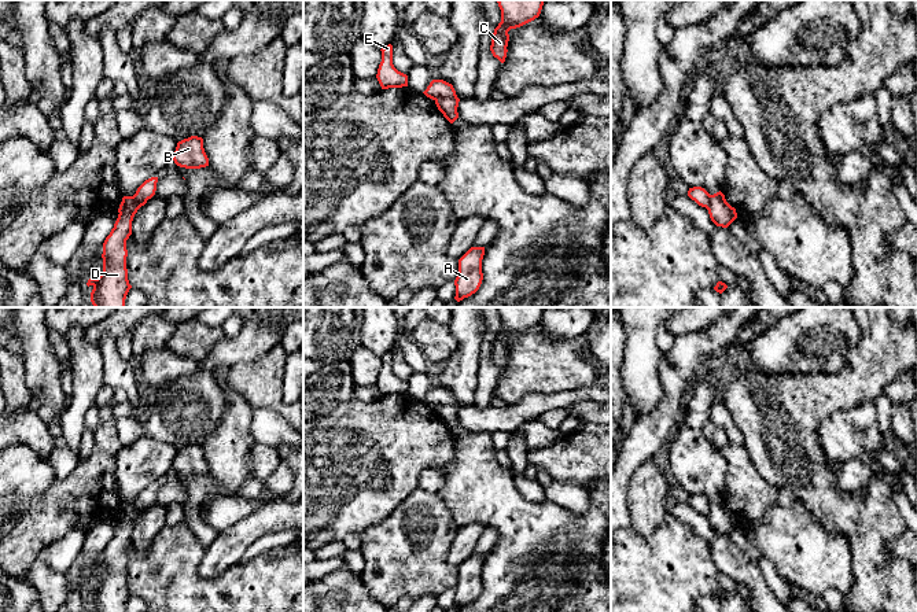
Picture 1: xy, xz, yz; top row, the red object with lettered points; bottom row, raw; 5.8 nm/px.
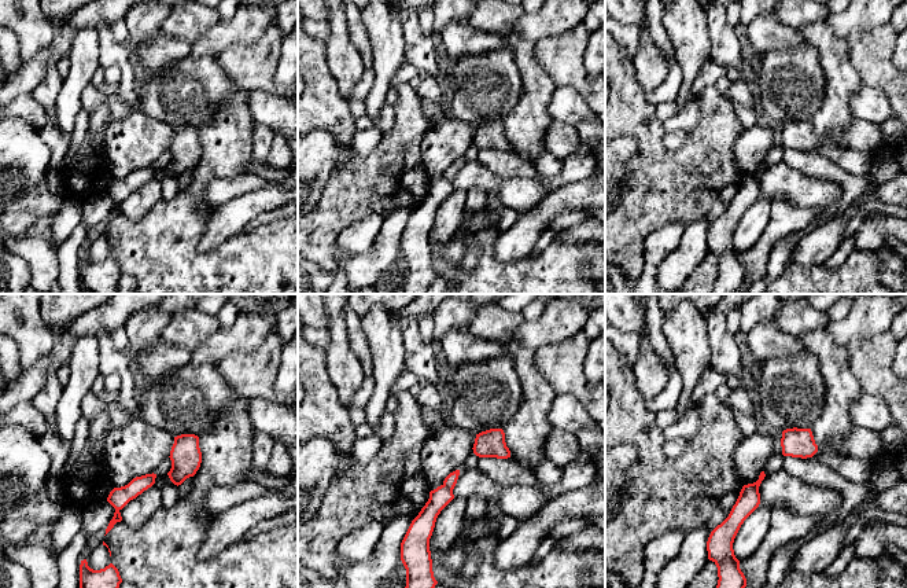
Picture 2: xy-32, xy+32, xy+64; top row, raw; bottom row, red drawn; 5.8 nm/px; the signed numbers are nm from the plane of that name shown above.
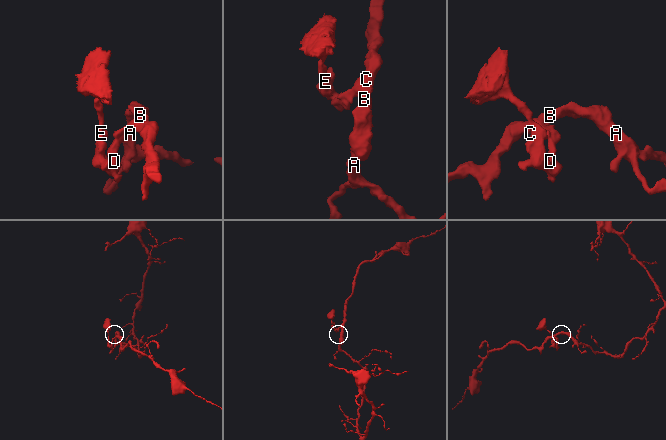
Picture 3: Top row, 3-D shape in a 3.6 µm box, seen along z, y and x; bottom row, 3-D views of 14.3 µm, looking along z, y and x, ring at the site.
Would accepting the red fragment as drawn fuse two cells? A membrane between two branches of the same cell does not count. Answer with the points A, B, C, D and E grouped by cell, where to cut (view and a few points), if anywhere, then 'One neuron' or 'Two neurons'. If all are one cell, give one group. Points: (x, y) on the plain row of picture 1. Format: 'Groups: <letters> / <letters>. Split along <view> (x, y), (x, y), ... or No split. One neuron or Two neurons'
Groups: A B C / D E. Split along xy (147, 505), (137, 505), (128, 519), (120, 520). Two neurons

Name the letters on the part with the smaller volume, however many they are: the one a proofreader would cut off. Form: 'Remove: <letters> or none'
Remove: D, E

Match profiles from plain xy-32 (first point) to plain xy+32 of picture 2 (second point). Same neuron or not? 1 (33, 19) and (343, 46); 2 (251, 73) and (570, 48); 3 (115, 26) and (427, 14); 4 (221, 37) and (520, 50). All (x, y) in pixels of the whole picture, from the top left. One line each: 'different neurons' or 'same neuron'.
1: same neuron
2: same neuron
3: same neuron
4: different neurons

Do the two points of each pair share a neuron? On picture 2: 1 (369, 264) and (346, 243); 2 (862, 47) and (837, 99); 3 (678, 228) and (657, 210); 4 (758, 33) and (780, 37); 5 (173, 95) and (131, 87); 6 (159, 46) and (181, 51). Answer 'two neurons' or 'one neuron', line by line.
1: two neurons
2: two neurons
3: two neurons
4: one neuron
5: two neurons
6: one neuron

